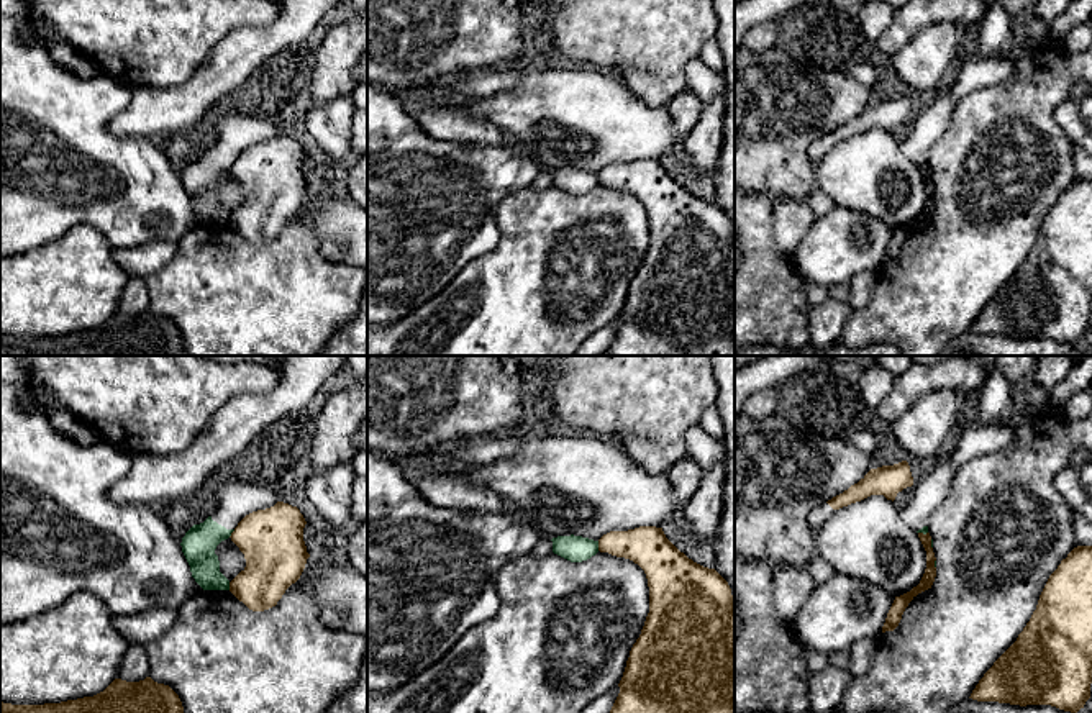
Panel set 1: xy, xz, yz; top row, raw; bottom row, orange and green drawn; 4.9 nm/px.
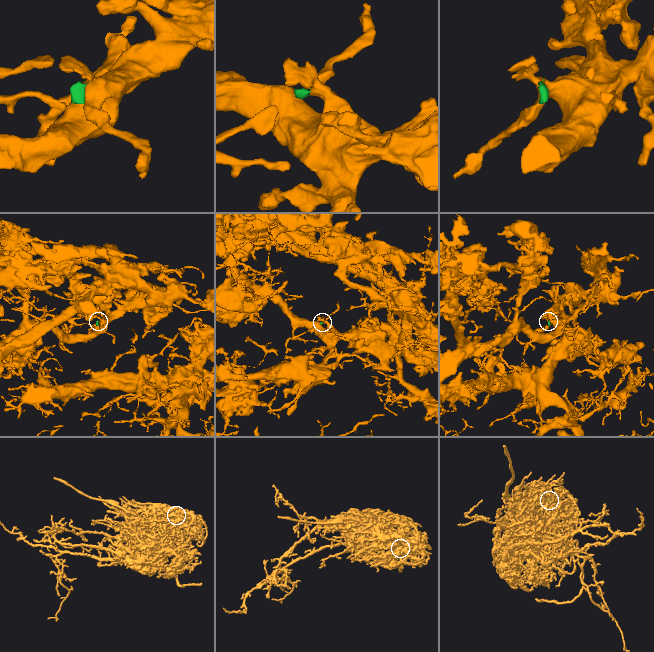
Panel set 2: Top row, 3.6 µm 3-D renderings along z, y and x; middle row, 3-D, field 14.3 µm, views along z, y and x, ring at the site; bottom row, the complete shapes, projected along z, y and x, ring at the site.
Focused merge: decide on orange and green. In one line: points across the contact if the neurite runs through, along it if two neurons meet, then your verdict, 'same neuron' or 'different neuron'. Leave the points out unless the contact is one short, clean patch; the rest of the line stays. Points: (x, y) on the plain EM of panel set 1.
border along xz (597, 174), (599, 182); different neuron

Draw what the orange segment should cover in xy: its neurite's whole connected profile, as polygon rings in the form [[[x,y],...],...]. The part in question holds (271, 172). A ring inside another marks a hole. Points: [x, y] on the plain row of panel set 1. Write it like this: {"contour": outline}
{"contour": [[[277,134],[246,148],[231,166],[246,200],[230,215],[230,225],[249,243],[275,239],[300,211],[310,190],[303,174],[305,157],[297,139]]]}

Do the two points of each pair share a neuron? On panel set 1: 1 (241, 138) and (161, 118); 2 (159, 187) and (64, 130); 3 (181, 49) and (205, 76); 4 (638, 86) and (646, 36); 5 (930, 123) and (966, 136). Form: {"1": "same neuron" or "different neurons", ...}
{"1": "different neurons", "2": "same neuron", "3": "different neurons", "4": "same neuron", "5": "different neurons"}

